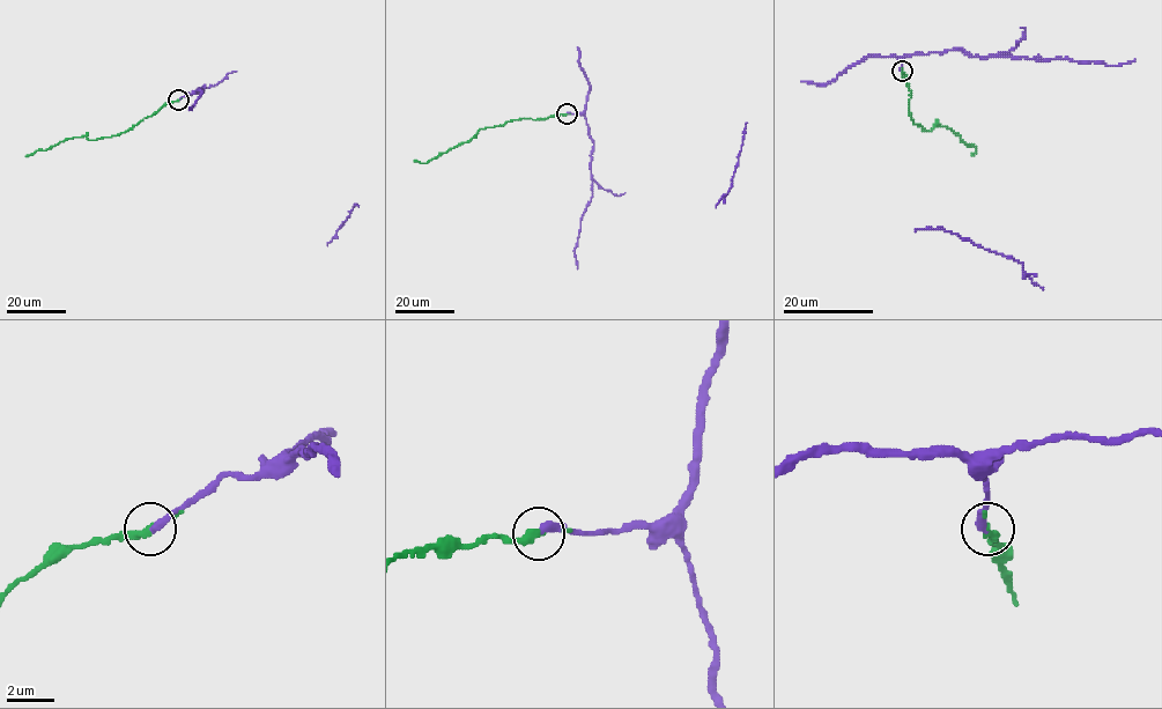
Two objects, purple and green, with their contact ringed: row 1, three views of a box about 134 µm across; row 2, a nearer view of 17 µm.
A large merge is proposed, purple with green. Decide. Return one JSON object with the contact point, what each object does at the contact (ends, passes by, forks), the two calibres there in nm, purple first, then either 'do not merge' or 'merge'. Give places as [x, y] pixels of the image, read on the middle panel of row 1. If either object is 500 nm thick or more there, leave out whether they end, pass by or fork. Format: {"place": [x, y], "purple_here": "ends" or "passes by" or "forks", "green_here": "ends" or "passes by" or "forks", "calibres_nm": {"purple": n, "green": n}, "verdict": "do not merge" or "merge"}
{"place": [567, 113], "purple_here": "ends", "green_here": "passes by", "calibres_nm": {"purple": 320, "green": 280}, "verdict": "merge"}

